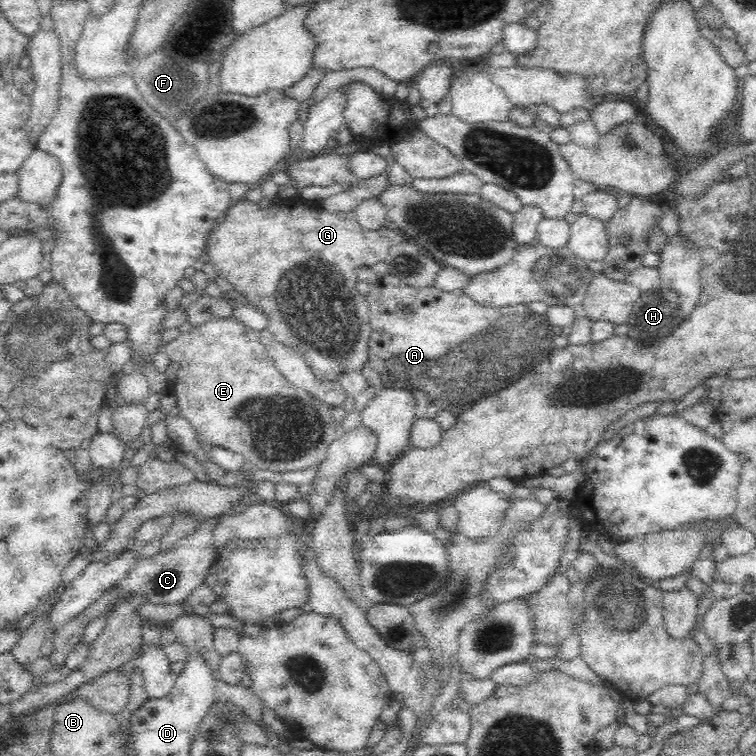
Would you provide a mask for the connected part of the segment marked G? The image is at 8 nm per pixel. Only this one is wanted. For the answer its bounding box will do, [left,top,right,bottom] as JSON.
[204,197,406,381]

